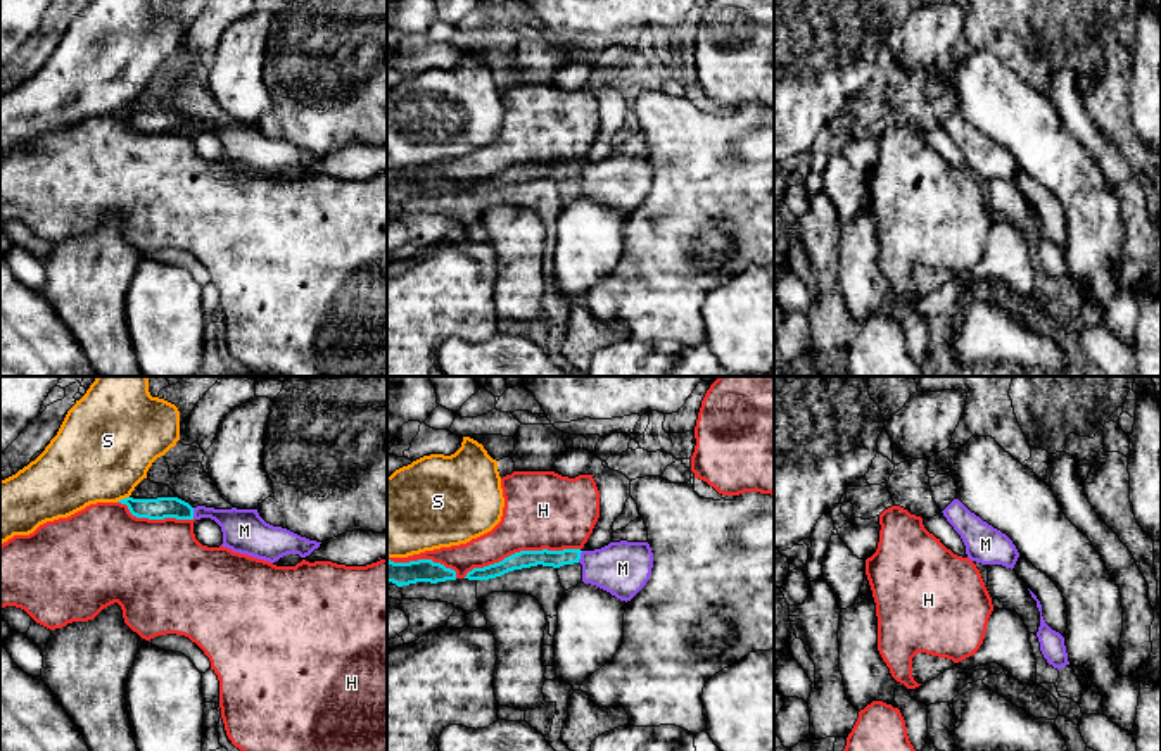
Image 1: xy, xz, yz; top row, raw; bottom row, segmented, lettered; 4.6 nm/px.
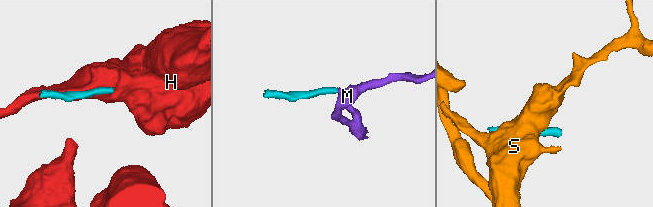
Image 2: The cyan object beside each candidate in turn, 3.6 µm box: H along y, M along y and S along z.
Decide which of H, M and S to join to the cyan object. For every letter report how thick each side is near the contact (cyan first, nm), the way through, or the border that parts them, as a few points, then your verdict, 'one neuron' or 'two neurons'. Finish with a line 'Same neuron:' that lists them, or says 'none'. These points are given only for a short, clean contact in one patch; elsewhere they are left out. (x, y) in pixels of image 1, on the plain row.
H: 80/360 nm | two neurons
M: 80/260 nm | across xz (567, 170), (579, 170), (598, 180), (622, 182) | one neuron
S: 100/460 nm | two neurons
Same neuron: M

